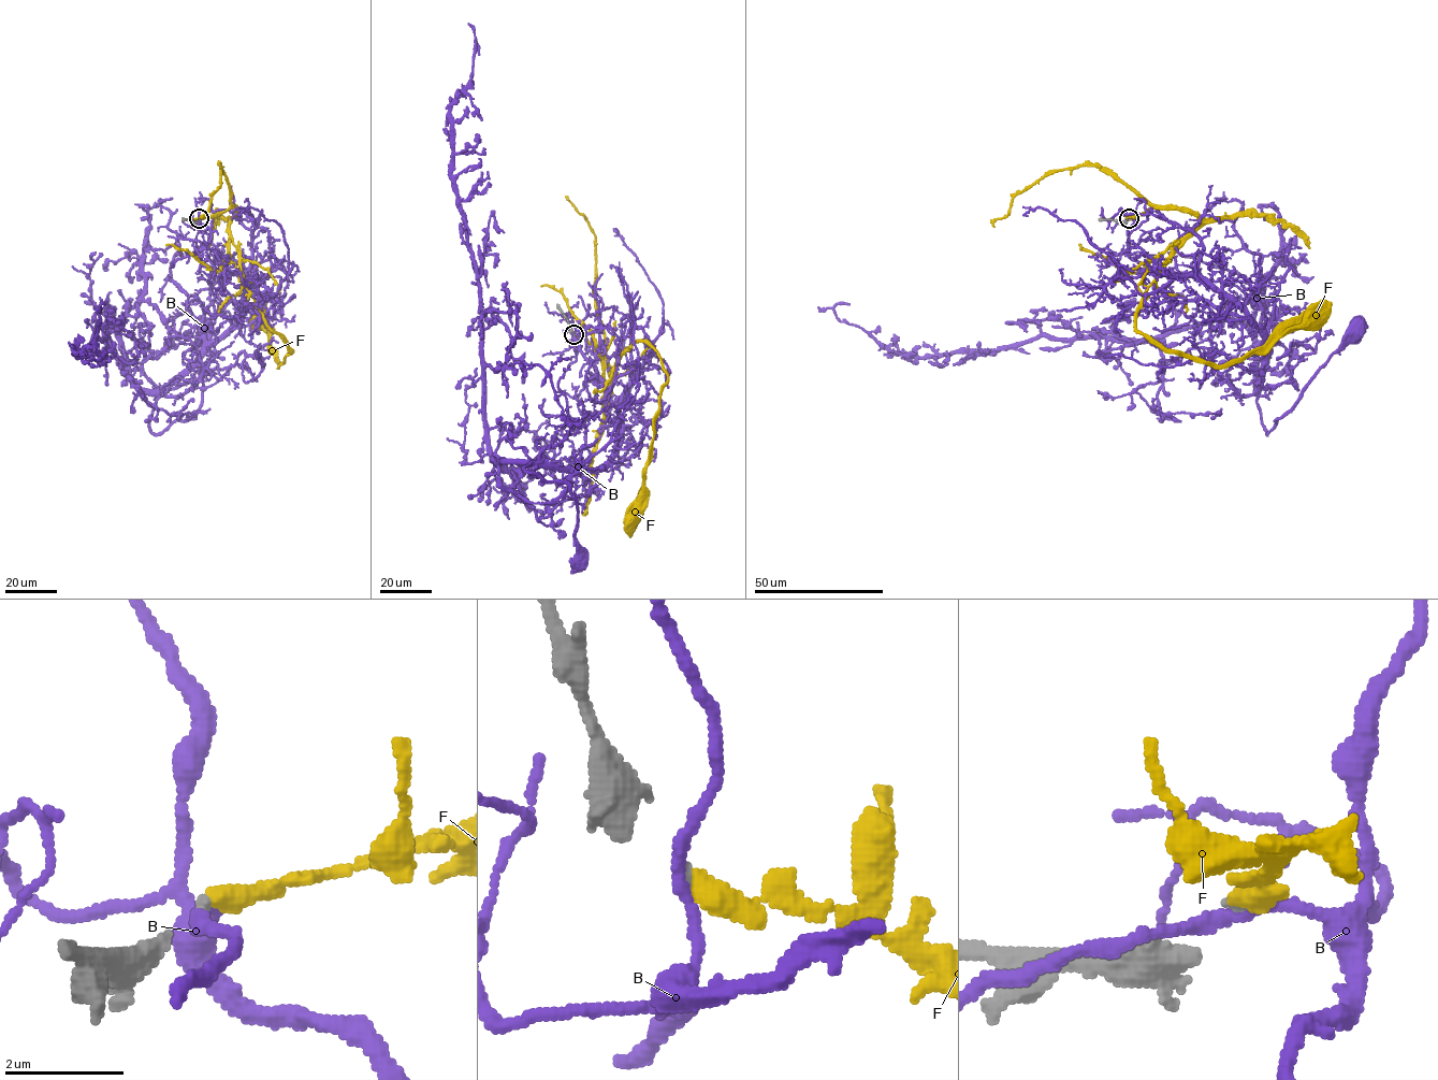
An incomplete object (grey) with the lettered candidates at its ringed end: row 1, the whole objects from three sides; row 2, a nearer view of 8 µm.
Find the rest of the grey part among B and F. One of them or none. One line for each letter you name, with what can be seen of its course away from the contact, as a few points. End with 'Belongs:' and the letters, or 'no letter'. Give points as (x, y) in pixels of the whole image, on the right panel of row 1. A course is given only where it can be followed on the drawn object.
F: course (1129, 219), (1174, 207), (1200, 219), (1136, 314), (1135, 329), (1165, 349), (1230, 365), (1312, 316)
Belongs: F

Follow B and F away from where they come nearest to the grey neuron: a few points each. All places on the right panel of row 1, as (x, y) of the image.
B: (1130, 219), (1132, 258), (1161, 270), (1199, 273), (1259, 328), (1263, 343), (1257, 404), (1267, 434), (1357, 325)
F: (1129, 219), (1174, 207), (1200, 219), (1136, 314), (1135, 329), (1165, 349), (1230, 365), (1312, 316)

